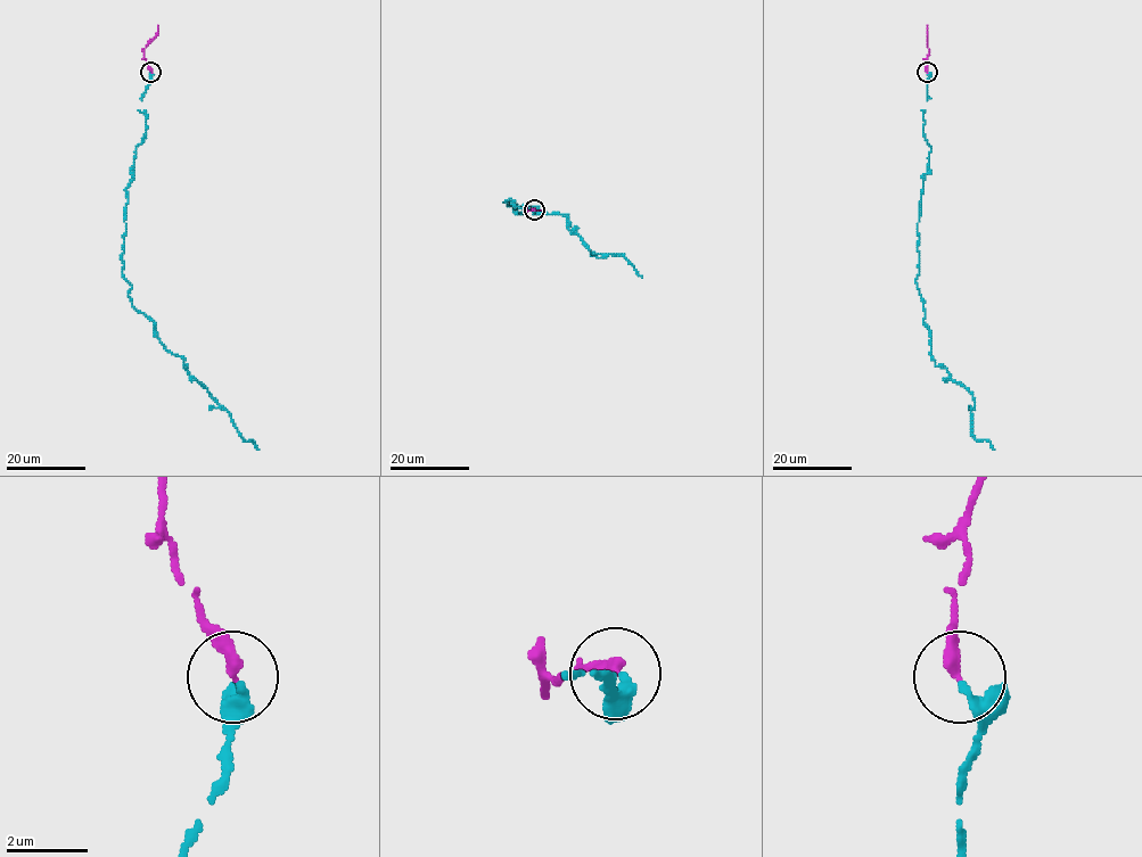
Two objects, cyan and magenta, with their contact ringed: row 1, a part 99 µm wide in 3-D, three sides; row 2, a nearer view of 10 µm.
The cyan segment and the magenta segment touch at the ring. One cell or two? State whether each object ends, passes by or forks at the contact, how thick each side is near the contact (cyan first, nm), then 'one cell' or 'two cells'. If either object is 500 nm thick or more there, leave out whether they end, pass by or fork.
cyan ends; magenta ends; calibres 260 and 300 nm; one cell

